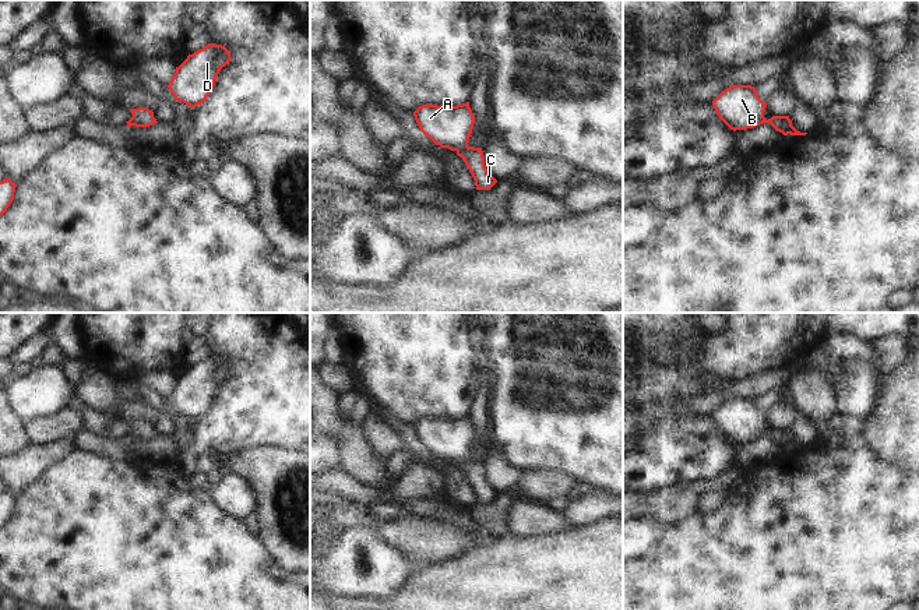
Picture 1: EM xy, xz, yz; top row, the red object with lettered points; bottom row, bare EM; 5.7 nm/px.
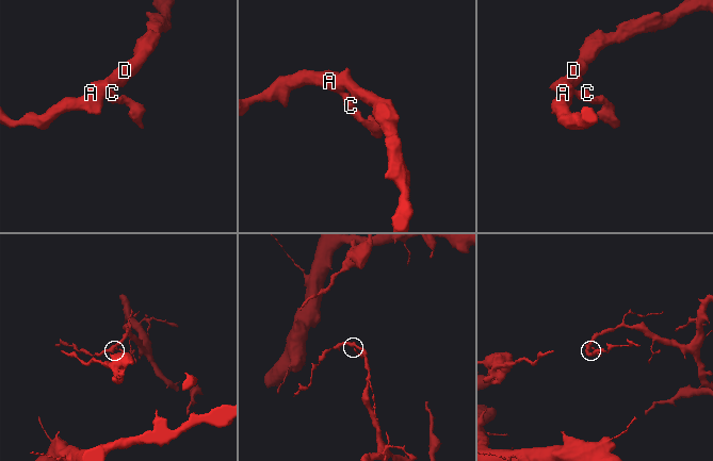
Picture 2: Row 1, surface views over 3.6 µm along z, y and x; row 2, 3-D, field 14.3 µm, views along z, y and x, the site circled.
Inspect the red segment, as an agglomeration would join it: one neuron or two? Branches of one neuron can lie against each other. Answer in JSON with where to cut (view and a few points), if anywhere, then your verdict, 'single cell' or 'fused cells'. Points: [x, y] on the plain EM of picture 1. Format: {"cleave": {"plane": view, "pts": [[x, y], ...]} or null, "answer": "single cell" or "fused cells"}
{"cleave": null, "answer": "single cell"}

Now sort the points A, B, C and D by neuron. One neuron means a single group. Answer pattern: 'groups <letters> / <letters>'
groups A B C D

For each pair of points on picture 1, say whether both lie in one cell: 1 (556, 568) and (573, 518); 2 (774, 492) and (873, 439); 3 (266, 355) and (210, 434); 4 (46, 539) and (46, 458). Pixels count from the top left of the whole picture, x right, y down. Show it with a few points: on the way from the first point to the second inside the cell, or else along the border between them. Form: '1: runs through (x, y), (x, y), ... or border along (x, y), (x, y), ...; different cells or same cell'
1: border along (604, 518), (571, 528); different cells
2: border along (861, 441), (879, 458), (890, 464); different cells
3: runs through (266, 374), (266, 378), (229, 415); same cell
4: border along (73, 450), (21, 490); different cells

